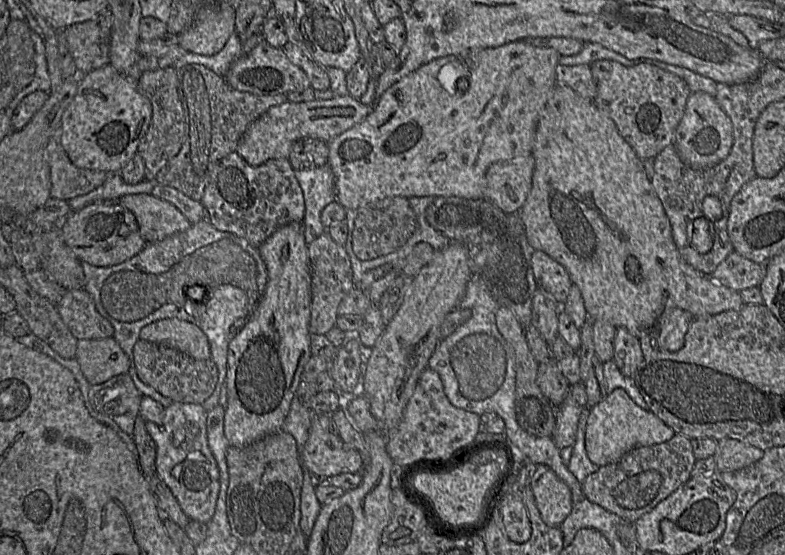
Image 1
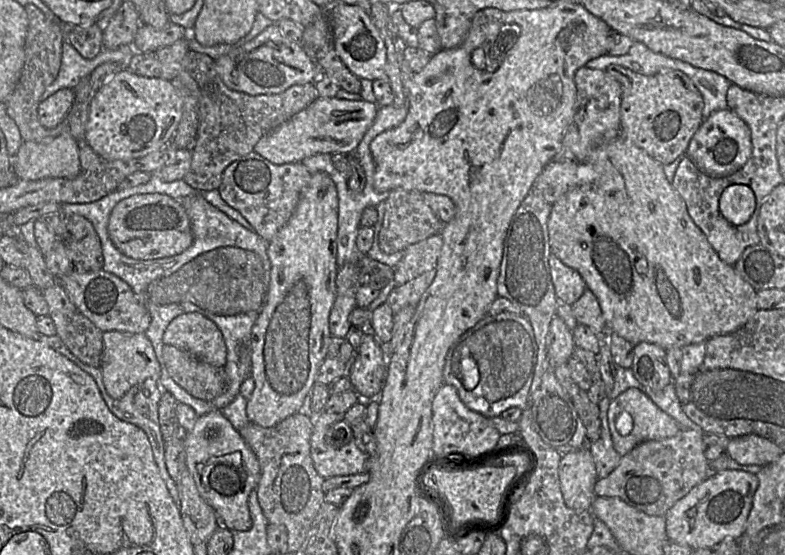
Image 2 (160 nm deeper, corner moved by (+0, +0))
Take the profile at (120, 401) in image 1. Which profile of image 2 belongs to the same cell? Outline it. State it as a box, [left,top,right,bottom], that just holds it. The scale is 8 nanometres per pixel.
[38,334,179,506]

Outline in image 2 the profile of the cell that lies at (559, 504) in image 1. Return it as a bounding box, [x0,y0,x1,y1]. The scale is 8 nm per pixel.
[559,447,598,511]

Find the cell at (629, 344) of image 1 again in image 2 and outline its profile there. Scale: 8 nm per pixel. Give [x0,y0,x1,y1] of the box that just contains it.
[631,342,673,391]

